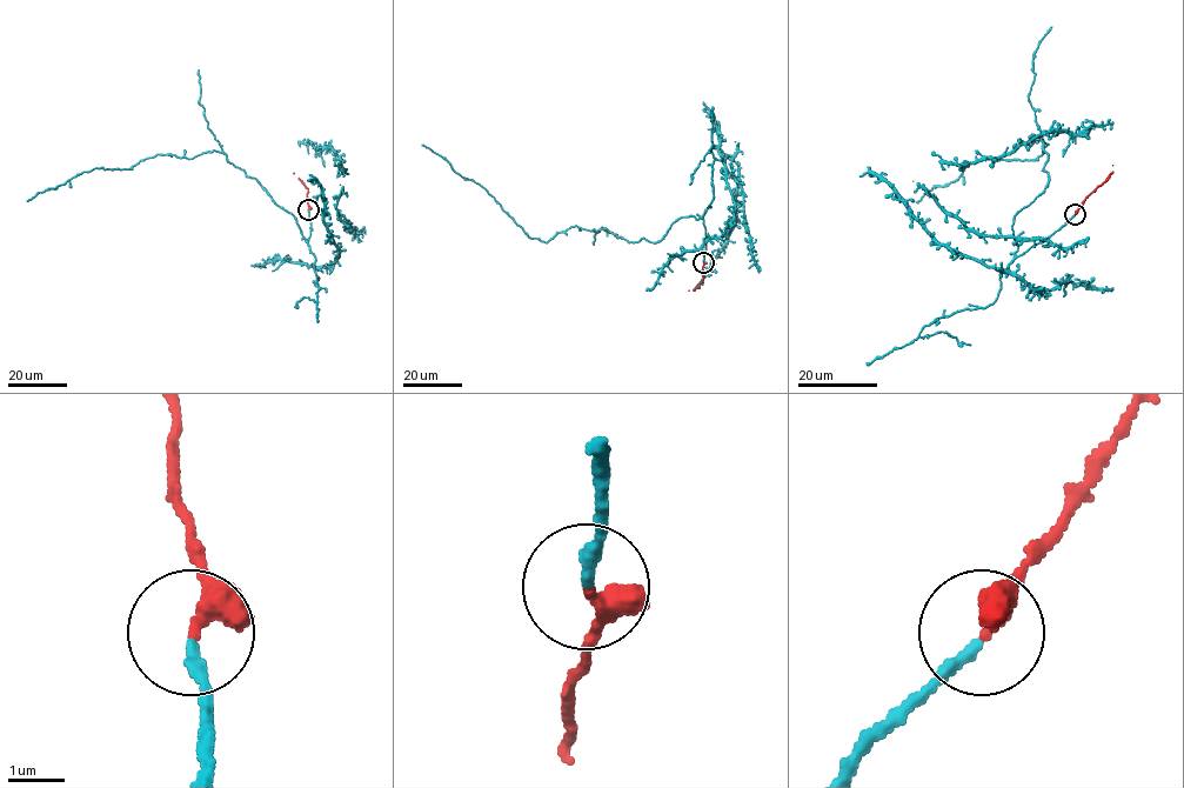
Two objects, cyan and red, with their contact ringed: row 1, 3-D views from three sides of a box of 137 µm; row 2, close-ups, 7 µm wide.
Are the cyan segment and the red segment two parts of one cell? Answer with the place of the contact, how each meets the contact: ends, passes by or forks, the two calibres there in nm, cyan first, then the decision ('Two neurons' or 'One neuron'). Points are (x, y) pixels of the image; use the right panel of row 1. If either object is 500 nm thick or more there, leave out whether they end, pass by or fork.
Place: (1075, 214). At the ring cyan ends. At the ring red passes by. Thickness 200 nm (cyan) against 240 nm. One neuron

